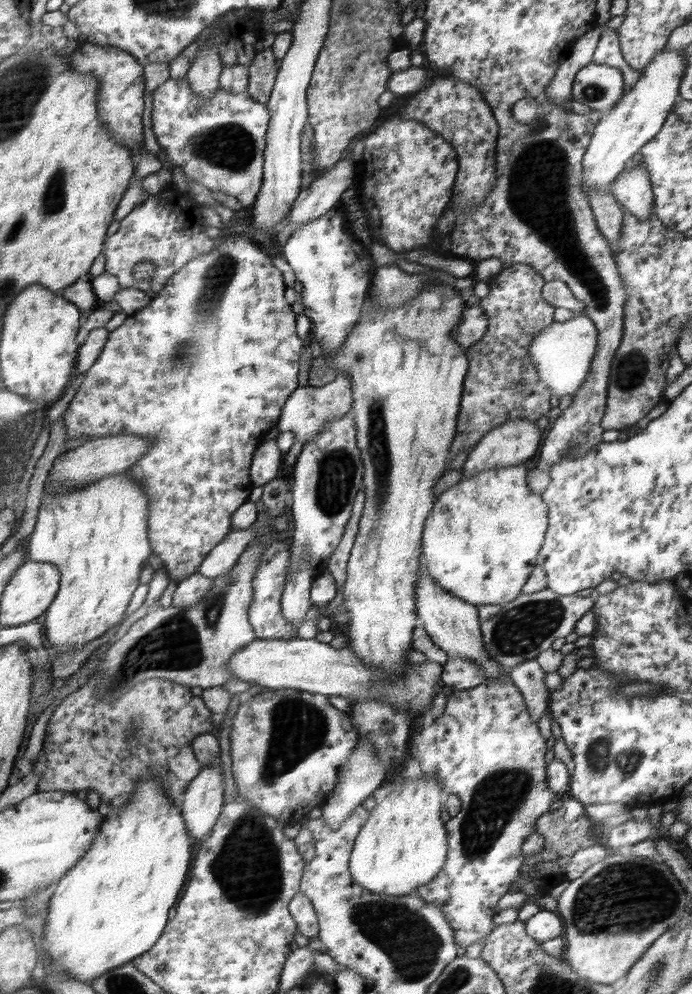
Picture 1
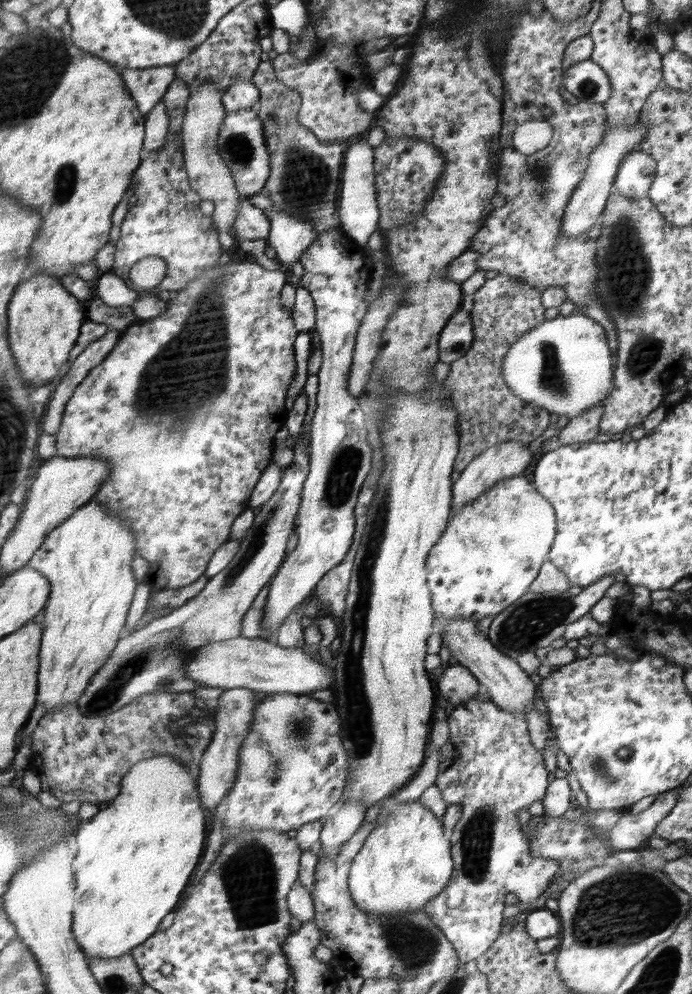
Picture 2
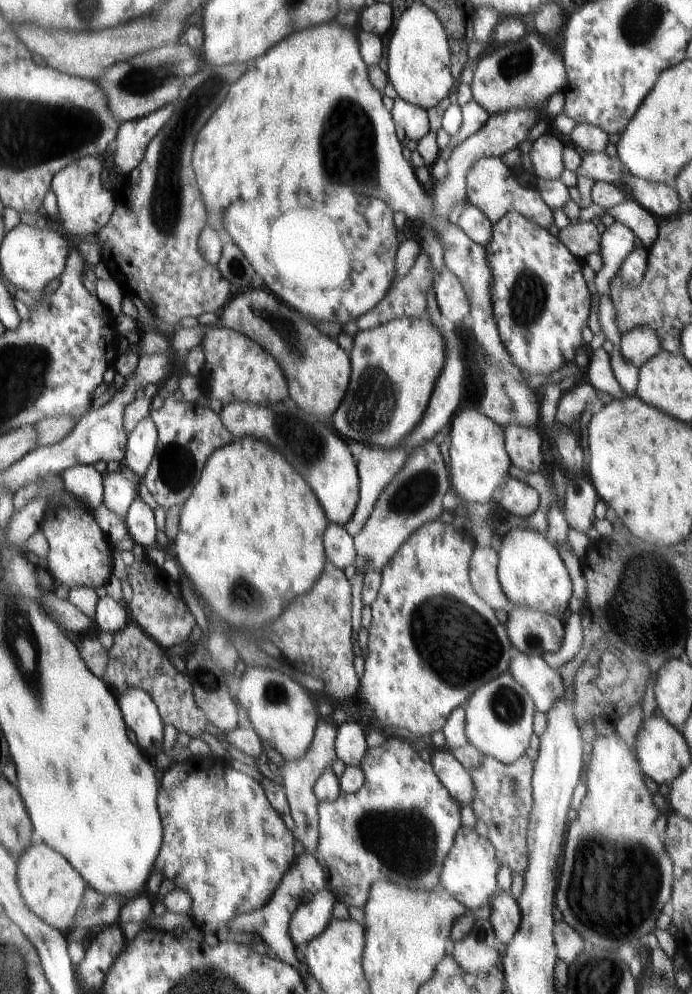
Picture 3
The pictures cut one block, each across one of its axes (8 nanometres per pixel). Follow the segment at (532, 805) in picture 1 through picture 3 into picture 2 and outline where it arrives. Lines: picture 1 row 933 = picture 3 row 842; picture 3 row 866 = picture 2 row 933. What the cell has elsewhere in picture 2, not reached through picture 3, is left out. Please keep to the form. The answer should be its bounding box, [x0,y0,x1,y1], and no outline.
[422,693,560,964]

